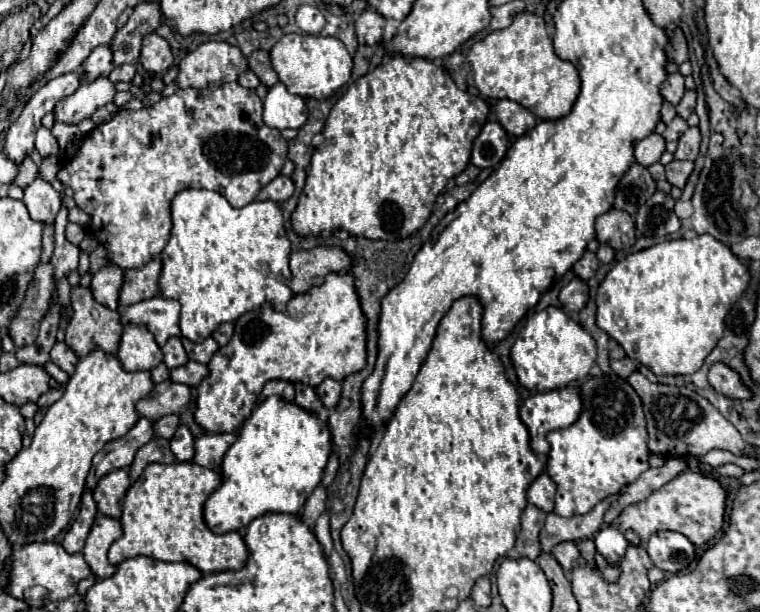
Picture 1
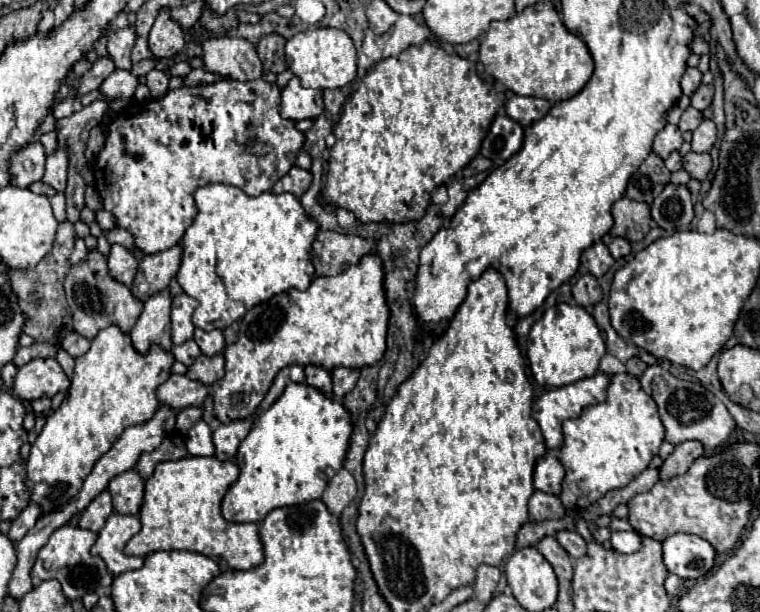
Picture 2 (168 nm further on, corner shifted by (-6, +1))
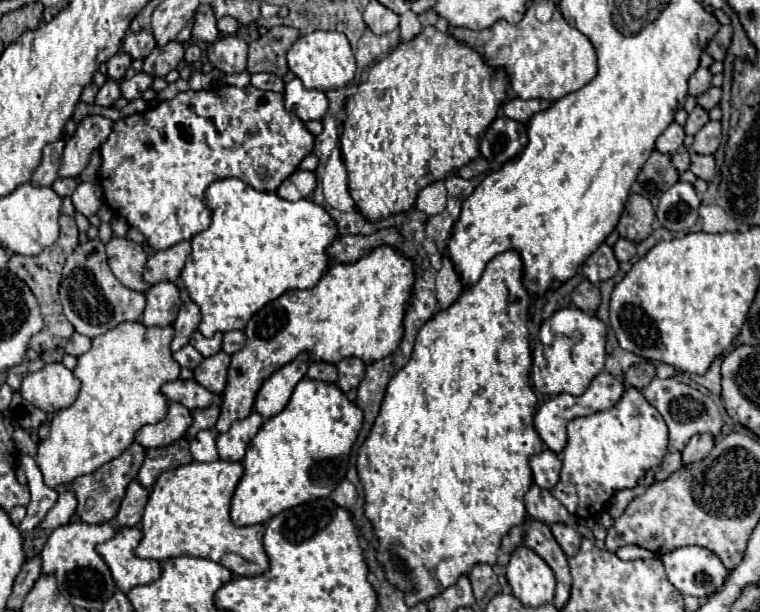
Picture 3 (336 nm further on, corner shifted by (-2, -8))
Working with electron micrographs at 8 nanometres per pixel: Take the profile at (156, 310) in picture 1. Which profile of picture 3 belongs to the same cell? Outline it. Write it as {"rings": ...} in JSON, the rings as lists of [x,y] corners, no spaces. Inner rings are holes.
{"rings":[[[186,302],[178,310],[178,318],[174,322],[174,340],[172,340],[172,352],[180,350],[188,344],[190,334],[200,324],[200,308],[194,302]]]}

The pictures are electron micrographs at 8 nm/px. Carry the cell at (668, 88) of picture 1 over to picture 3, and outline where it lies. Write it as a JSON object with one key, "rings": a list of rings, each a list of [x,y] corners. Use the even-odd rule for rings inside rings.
{"rings":[[[698,68],[698,70],[690,76],[688,94],[690,94],[690,96],[700,96],[700,94],[704,94],[704,92],[710,88],[710,78],[712,78],[712,74],[708,72],[708,68]]]}

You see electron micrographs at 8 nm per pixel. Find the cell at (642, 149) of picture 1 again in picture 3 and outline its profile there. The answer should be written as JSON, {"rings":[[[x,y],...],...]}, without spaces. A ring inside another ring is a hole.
{"rings":[[[672,122],[656,140],[656,150],[662,152],[662,154],[674,154],[680,146],[682,146],[682,140],[684,140],[684,130],[680,124]]]}

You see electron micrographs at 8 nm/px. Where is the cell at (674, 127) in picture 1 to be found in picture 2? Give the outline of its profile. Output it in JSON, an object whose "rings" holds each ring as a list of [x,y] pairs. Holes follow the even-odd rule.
{"rings":[[[688,107],[688,109],[684,111],[678,127],[680,127],[680,131],[694,131],[694,129],[702,123],[702,119],[704,119],[704,117],[702,117],[702,111],[698,111],[698,109],[694,109],[694,107]]]}

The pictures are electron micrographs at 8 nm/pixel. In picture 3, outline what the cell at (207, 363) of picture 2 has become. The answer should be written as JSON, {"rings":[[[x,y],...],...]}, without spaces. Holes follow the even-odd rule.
{"rings":[[[218,352],[210,358],[204,358],[200,366],[194,368],[194,380],[210,390],[212,394],[222,394],[226,386],[226,374],[228,374],[230,356],[226,352]]]}

